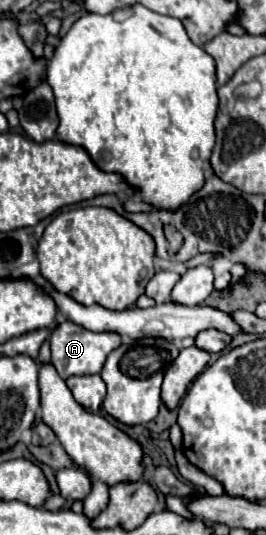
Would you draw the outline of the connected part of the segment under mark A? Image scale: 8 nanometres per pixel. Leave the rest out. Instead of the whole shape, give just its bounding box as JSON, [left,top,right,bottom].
[50,321,122,379]

